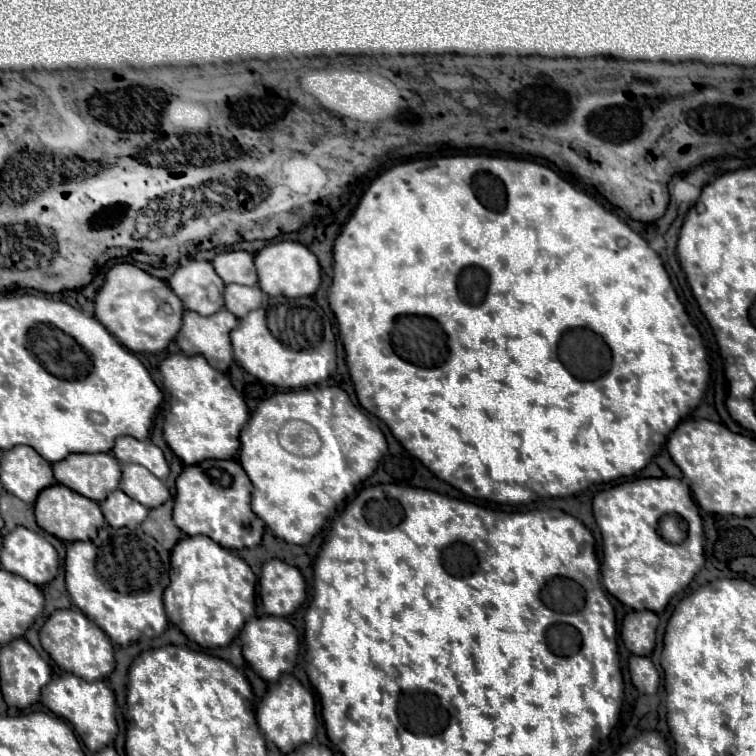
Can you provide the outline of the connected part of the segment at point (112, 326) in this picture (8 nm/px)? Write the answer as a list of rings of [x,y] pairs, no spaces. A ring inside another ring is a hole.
[[[115,264],[95,296],[95,318],[131,352],[163,352],[177,336],[183,318],[183,302],[165,280],[151,276],[135,264]]]

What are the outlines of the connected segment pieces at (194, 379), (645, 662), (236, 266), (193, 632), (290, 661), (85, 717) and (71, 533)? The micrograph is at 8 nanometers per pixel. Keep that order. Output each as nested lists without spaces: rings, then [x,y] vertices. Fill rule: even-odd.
[[[183,352],[169,354],[161,364],[163,386],[170,397],[164,409],[163,435],[169,448],[183,464],[197,464],[209,458],[235,458],[239,448],[239,432],[250,416],[244,397],[239,394],[225,372],[209,366],[203,354],[187,356]]]
[[[631,656],[629,658],[629,674],[633,686],[641,694],[655,694],[659,686],[660,676],[657,668],[653,666],[651,658],[647,656]]]
[[[245,250],[219,252],[213,258],[213,268],[225,284],[257,284],[257,270],[253,256]]]
[[[183,536],[171,550],[171,584],[163,592],[163,604],[169,620],[181,628],[181,632],[197,642],[199,646],[215,648],[227,646],[237,632],[243,628],[245,620],[255,612],[255,574],[249,564],[235,552],[219,546],[209,536]]]
[[[261,616],[253,618],[241,630],[241,646],[245,660],[253,666],[253,670],[267,682],[279,680],[281,674],[291,672],[297,660],[297,632],[295,628],[281,616]]]
[[[61,674],[53,678],[43,690],[41,690],[41,703],[45,704],[53,714],[67,720],[83,744],[97,752],[105,746],[109,746],[117,736],[117,722],[115,722],[115,694],[103,680],[87,682],[75,674]]]
[[[51,484],[49,488],[45,488],[37,500],[35,500],[35,516],[37,516],[37,524],[65,540],[65,542],[73,542],[73,540],[95,540],[97,538],[97,530],[103,526],[103,514],[101,514],[101,508],[97,502],[77,494],[75,490],[63,486],[63,484]]]

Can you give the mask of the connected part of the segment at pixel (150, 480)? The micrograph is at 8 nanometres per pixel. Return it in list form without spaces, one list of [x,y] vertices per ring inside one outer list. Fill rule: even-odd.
[[[121,464],[121,470],[121,490],[127,496],[133,496],[133,500],[141,500],[141,504],[145,504],[147,508],[155,508],[169,498],[167,486],[147,468],[139,464]]]

